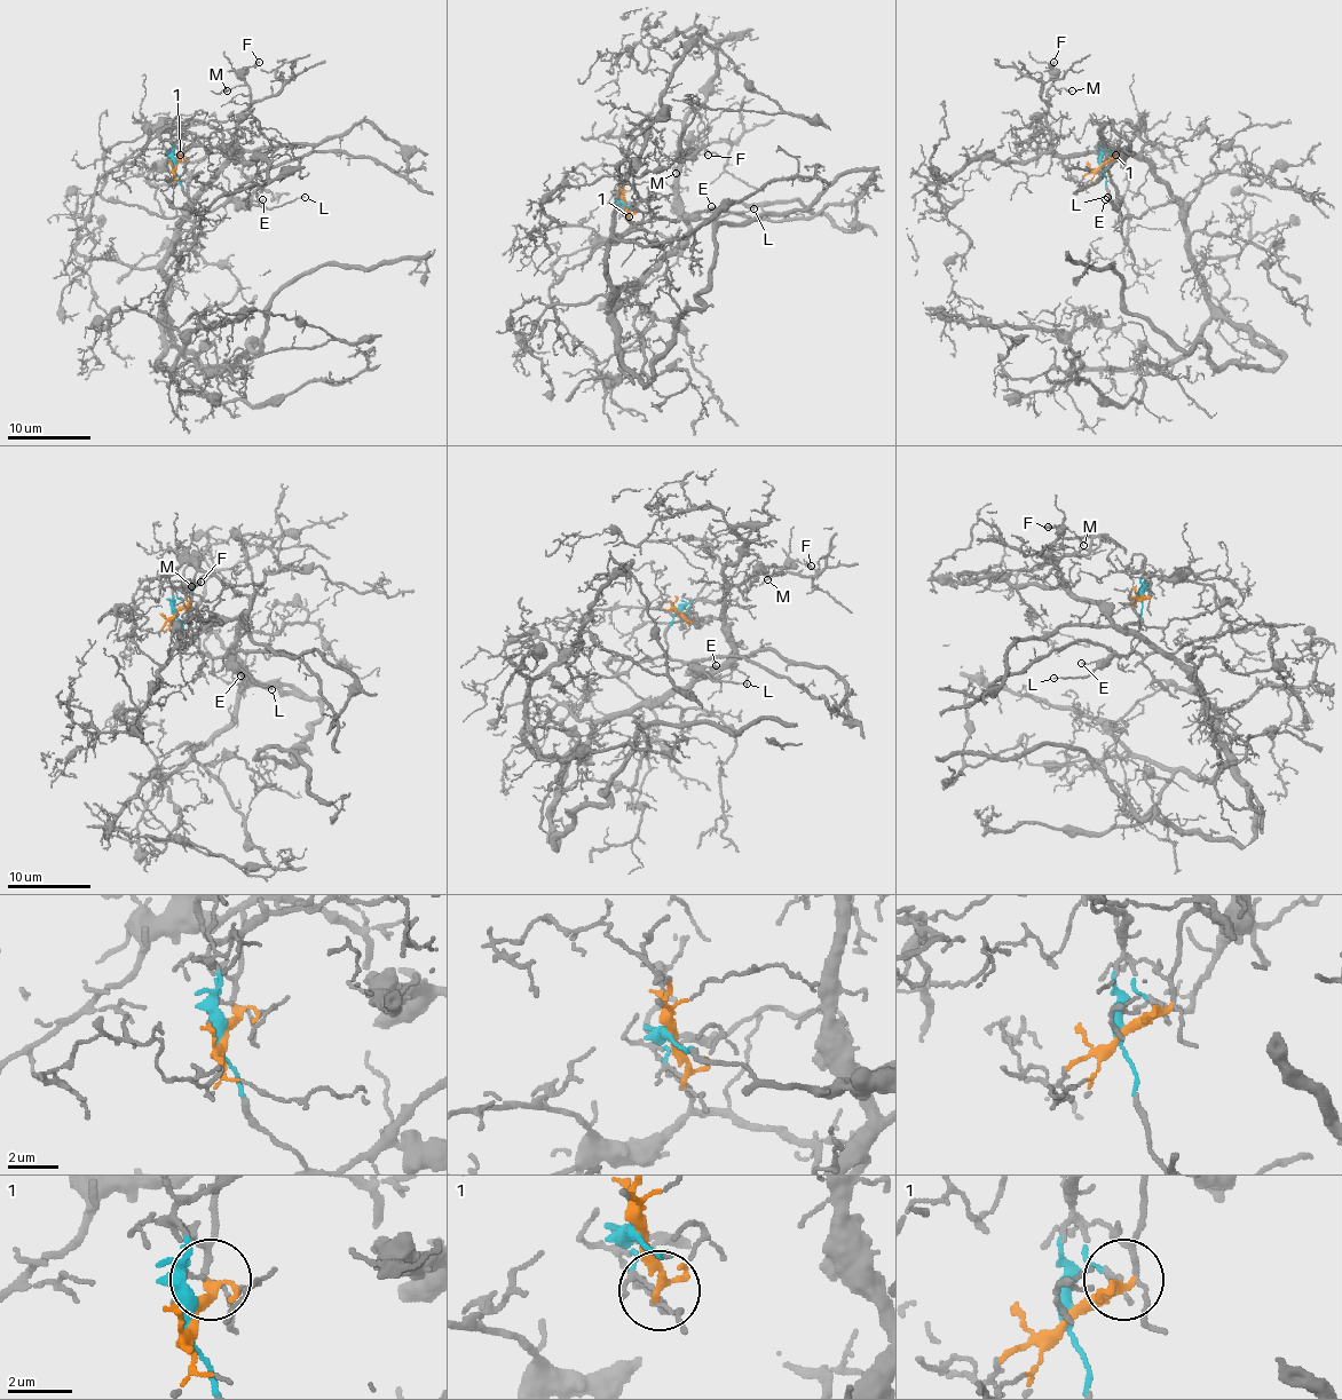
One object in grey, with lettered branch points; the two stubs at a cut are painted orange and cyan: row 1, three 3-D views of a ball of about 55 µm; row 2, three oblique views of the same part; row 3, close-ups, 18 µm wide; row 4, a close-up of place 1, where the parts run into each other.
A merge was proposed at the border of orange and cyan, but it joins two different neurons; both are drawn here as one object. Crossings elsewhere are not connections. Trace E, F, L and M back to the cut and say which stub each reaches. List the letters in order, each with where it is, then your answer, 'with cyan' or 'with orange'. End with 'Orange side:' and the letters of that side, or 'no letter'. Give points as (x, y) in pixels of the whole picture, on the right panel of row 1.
E: place (1105, 199); with cyan
F: place (1054, 62); with orange
L: place (1107, 197); with cyan
M: place (1072, 91); with orange
Orange side: F, M

